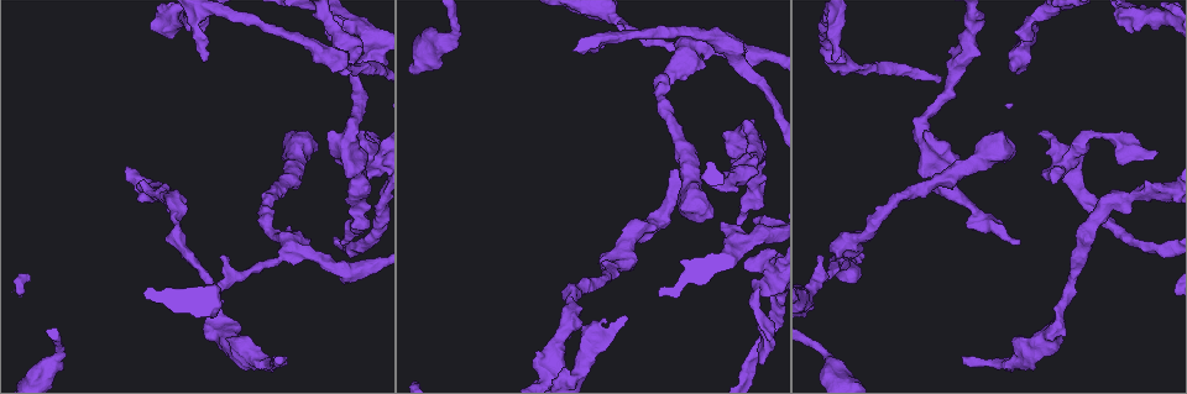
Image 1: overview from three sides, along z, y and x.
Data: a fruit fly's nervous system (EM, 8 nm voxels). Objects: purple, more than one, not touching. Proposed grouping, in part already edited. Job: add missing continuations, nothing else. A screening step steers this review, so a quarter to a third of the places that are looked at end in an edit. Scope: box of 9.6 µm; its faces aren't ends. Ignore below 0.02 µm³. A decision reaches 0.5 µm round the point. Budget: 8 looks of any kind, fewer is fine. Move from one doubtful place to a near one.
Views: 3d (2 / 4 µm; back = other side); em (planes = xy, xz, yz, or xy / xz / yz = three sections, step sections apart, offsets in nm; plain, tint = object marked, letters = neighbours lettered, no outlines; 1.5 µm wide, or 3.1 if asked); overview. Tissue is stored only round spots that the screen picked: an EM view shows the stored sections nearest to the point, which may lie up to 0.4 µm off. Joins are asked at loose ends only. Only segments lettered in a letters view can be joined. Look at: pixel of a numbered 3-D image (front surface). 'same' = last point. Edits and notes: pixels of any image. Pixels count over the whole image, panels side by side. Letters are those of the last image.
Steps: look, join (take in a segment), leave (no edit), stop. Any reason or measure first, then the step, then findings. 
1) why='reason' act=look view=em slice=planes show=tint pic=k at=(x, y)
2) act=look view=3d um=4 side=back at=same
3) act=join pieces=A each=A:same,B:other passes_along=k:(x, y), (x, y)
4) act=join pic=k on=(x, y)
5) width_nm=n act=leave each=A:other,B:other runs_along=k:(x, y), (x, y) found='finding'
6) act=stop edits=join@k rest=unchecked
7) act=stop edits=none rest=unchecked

why='free end' act=look view=em slice=planes show=letters pic=1 at=(220, 255)

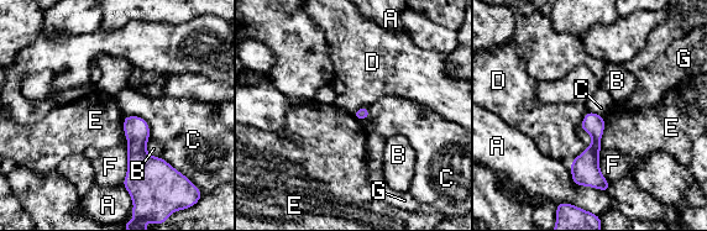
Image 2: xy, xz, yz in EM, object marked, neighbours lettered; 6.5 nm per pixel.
act=leave each=A:other,B:other,C:other,D:other,E:other,F:other,G:other border=2:(586, 147), (569, 163) found='no lettered segment goes on from it'

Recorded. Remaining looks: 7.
why='end of a long branch' act=look view=em slice=xy step=4 show=tint pic=1 at=(341, 245)

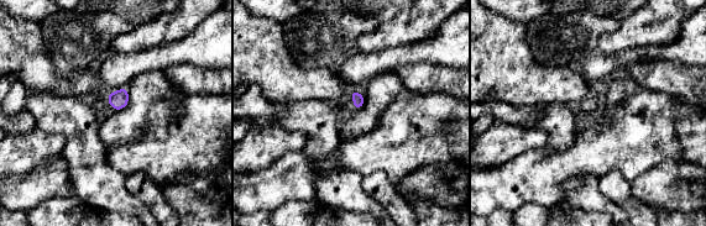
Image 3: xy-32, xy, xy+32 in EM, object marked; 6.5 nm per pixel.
act=look view=em slice=yz step=8 show=letters at=same

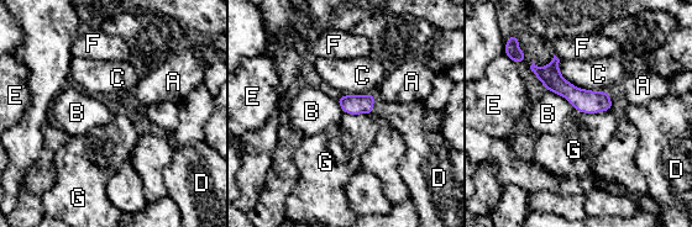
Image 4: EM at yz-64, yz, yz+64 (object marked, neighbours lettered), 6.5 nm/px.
act=join pieces=D each=A:other,B:other,C:other,D:same,E:other,F:other,G:other passes_along=4:(350, 104), (372, 105), (408, 119) found='it goes on there'

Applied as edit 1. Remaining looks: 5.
why='an open end' act=look view=3d um=2 pic=1 at=(1155, 153)

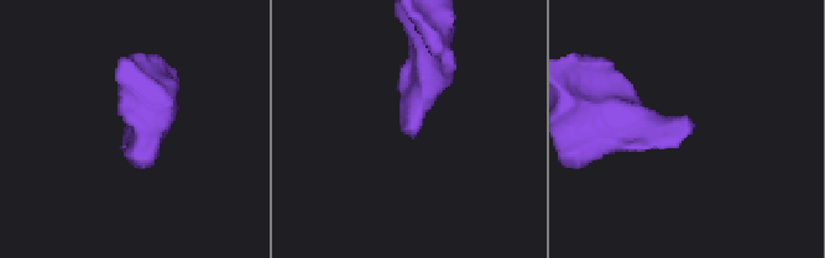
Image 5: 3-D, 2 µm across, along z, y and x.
act=look view=em slice=yz step=8 show=letters pic=5 at=(408, 131)

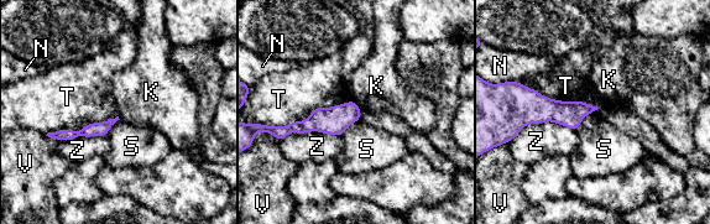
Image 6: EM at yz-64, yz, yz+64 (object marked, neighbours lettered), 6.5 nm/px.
why='cut it another way' act=look view=em slice=planes show=letters at=same

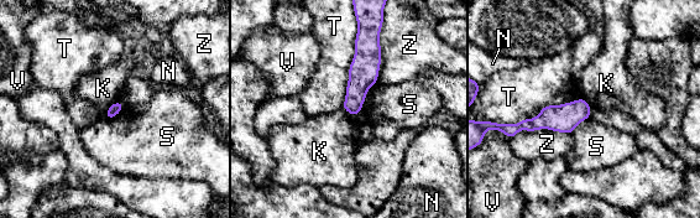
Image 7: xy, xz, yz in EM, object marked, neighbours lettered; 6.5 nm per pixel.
act=leave each=K:other,N:other,S:other,T:other,V:other,Z:other found='no lettered segment goes on from it'

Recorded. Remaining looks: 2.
act=stop edits=join@4 rest=unchecked

